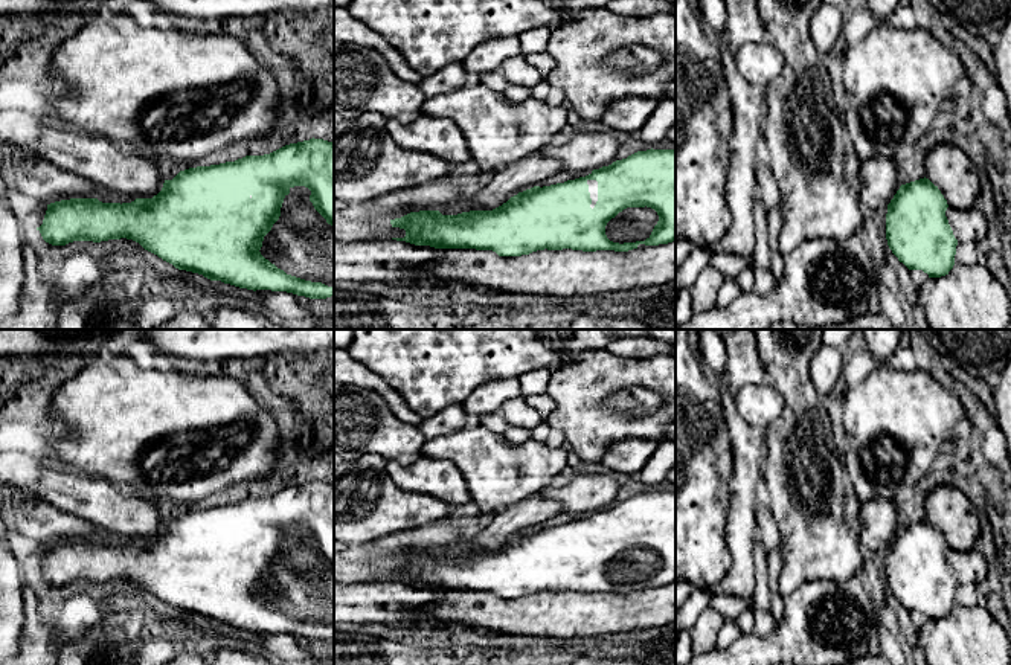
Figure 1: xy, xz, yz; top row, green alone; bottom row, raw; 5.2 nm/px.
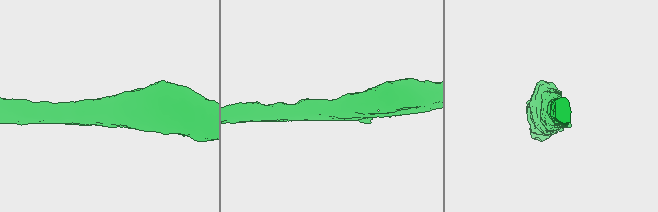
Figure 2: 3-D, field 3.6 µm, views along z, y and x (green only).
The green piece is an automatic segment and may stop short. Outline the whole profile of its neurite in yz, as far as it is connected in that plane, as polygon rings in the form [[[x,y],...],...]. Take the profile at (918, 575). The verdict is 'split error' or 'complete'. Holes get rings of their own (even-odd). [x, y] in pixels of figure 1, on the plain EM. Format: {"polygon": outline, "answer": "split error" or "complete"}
{"polygon": [[[926,519],[901,526],[887,546],[887,587],[909,612],[923,612],[929,619],[941,619],[953,610],[958,581],[945,558],[947,549],[947,541],[938,528]]], "answer": "complete"}

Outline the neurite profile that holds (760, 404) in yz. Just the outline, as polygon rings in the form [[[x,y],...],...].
[[[767,381],[746,384],[737,392],[735,400],[741,418],[761,432],[765,432],[784,410],[784,397]]]

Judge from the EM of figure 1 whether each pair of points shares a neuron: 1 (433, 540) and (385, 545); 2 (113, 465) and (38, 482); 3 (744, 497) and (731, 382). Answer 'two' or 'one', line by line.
1: one
2: two
3: one

